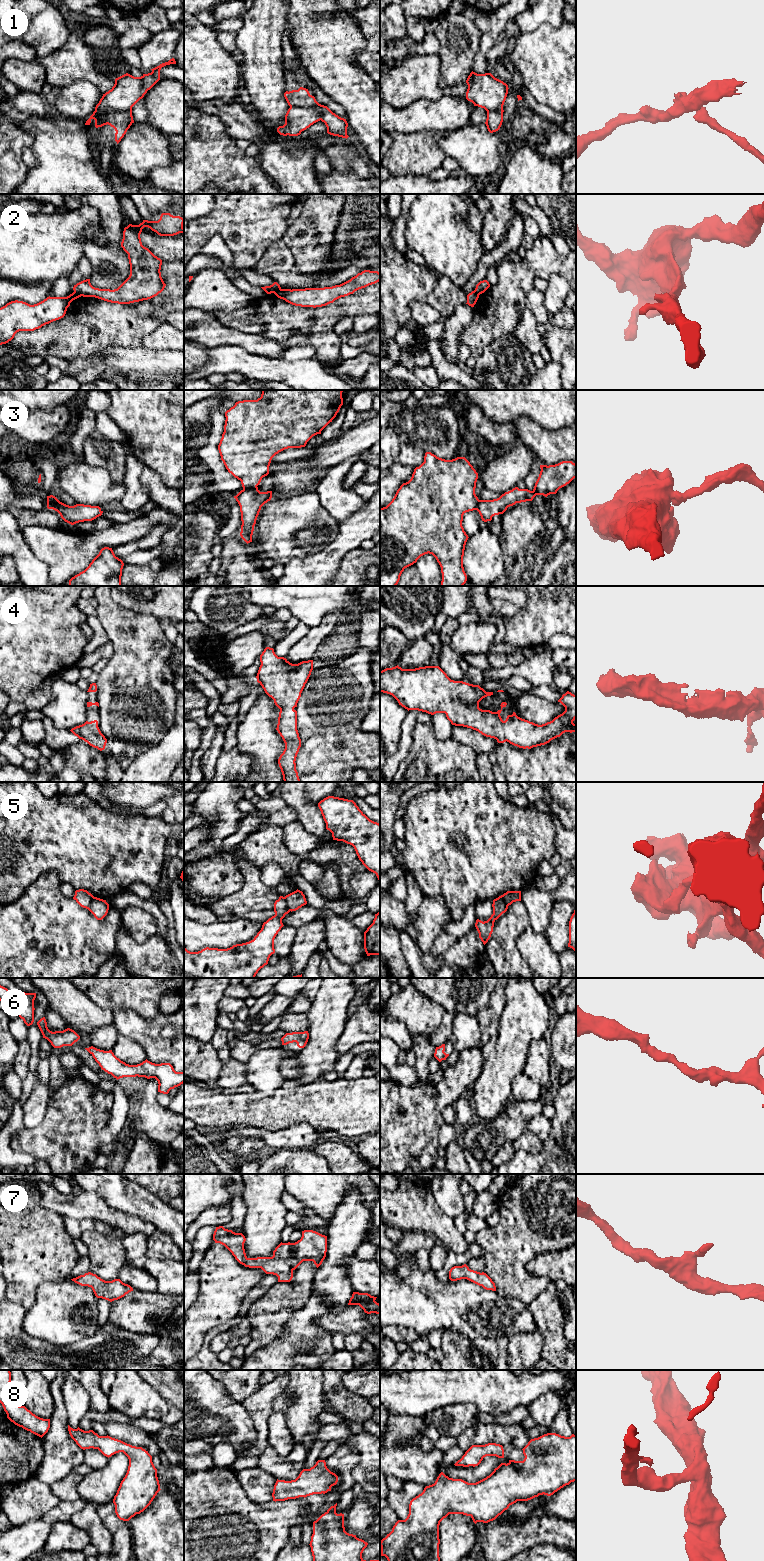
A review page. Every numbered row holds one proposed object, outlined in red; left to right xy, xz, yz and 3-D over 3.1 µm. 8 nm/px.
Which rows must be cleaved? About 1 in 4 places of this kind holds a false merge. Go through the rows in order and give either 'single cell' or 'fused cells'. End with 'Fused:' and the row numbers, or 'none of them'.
1: fused cells
2: fused cells
3: fused cells
4: single cell
5: fused cells
6: single cell
7: single cell
8: single cell
Fused: 1, 2, 3, 5

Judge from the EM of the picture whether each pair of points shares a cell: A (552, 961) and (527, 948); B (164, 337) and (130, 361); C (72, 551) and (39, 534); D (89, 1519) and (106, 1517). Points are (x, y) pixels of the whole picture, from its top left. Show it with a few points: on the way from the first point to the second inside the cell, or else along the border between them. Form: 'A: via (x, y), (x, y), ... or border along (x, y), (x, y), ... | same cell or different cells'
A: via (546, 961), (533, 949) | same cell
B: border along (142, 345), (153, 349), (171, 350) | different cells
C: via (64, 551), (52, 547), (47, 542) | same cell
D: border along (96, 1505), (96, 1513), (110, 1532), (112, 1539) | different cells

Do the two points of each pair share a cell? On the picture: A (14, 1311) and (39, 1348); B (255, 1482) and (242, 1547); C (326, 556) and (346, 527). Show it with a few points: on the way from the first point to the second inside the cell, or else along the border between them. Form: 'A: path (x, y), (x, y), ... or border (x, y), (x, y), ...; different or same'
A: path (14, 1322), (14, 1329), (28, 1343); same
B: border (238, 1481), (252, 1502), (265, 1504), (272, 1501); different
C: path (334, 550), (346, 538), (346, 535); same

